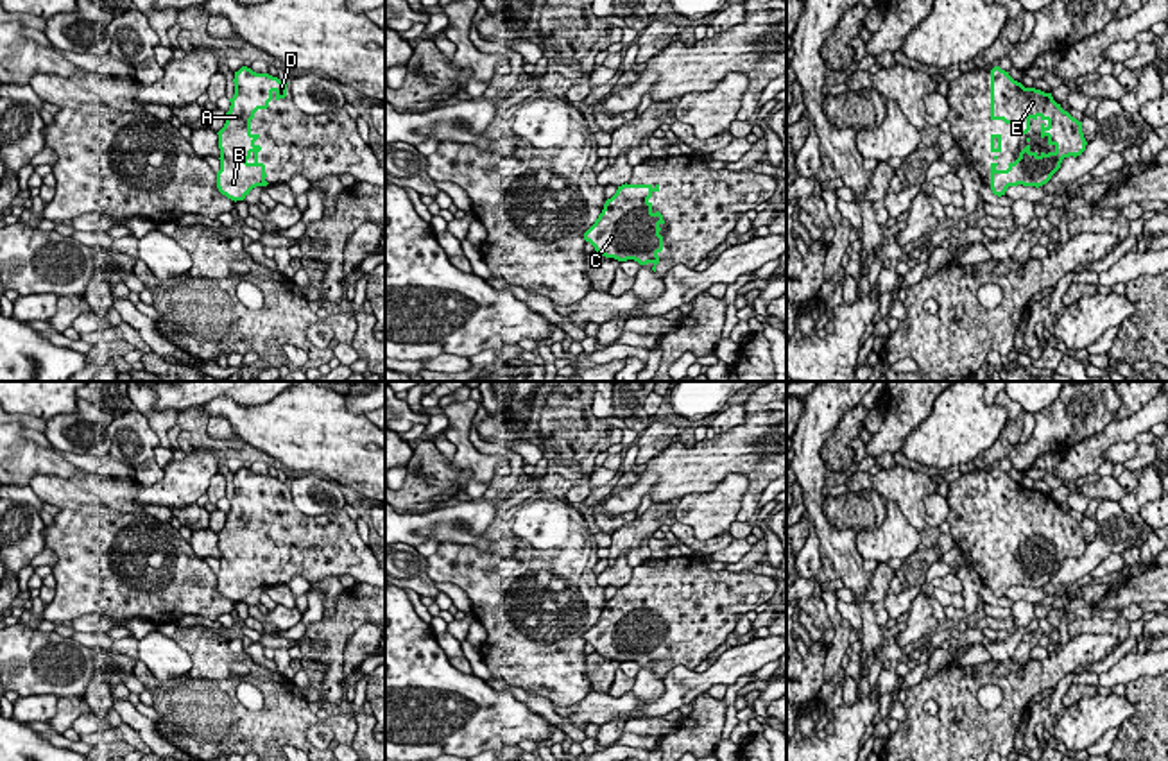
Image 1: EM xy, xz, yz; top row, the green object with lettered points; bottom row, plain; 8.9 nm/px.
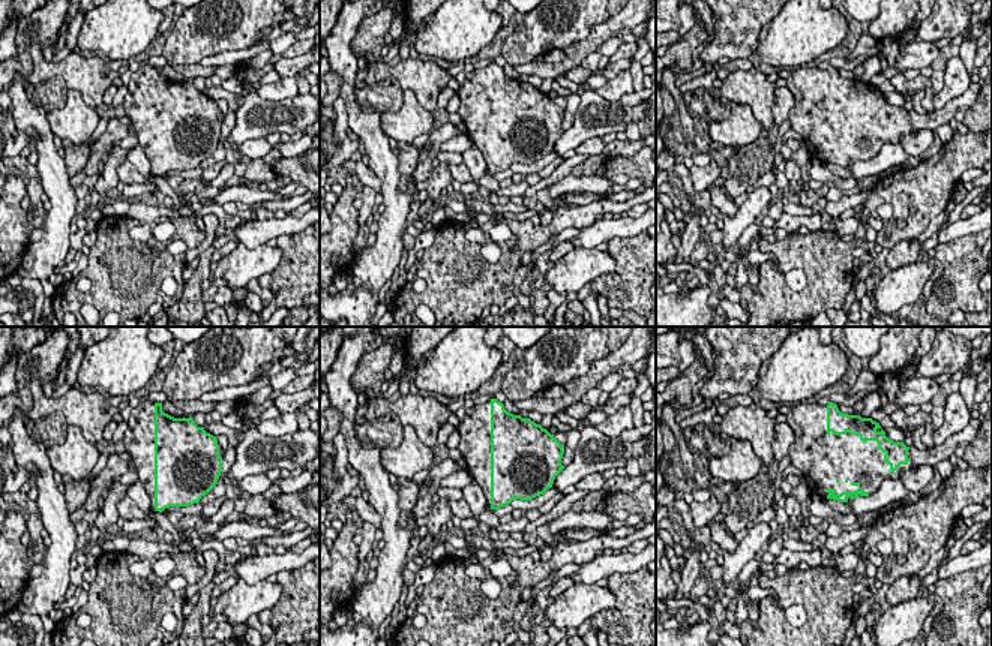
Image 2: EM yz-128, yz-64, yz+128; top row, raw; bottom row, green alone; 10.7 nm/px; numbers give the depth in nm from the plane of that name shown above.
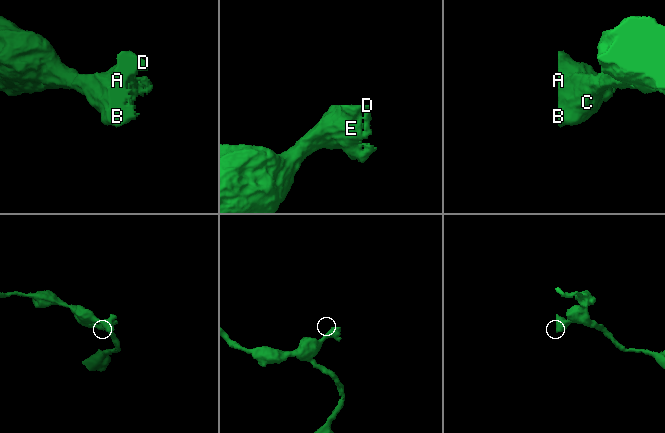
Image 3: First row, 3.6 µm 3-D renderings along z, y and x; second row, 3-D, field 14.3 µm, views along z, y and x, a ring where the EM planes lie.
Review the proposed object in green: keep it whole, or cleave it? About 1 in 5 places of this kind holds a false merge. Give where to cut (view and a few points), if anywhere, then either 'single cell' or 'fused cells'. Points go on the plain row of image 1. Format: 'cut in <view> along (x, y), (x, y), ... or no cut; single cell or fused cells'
no cut; single cell

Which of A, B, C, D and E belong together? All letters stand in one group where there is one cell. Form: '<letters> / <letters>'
A B C D E

